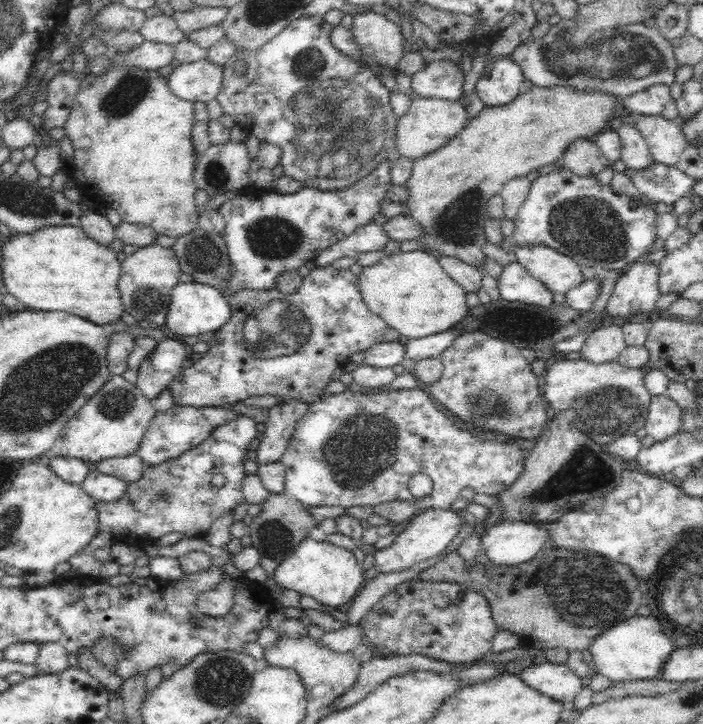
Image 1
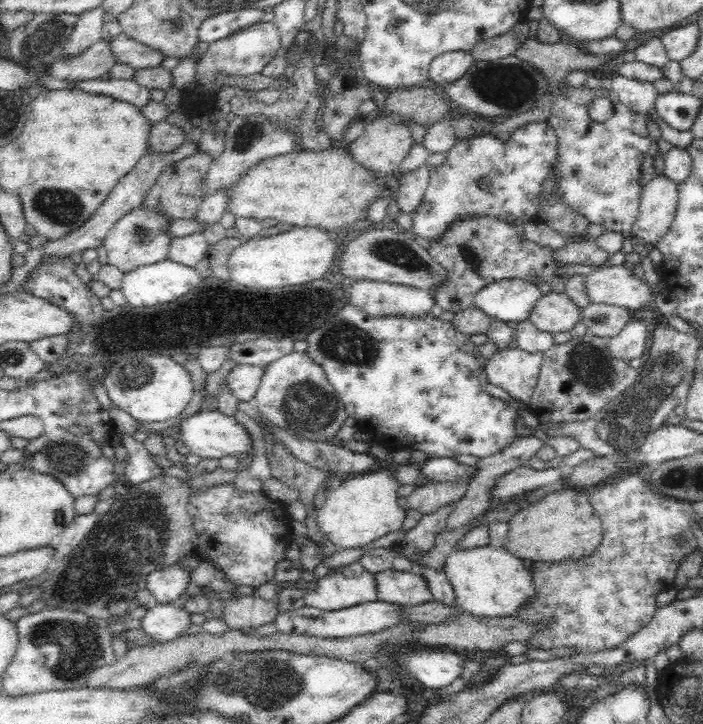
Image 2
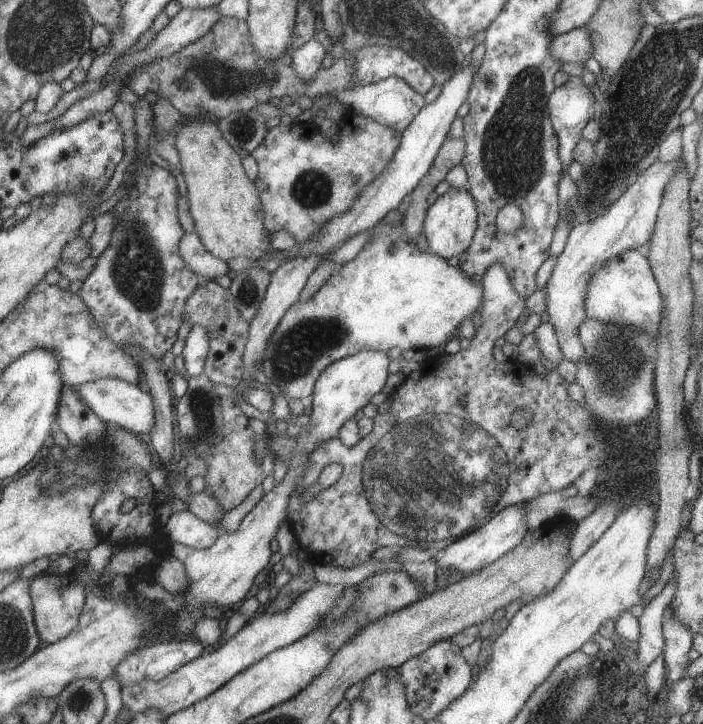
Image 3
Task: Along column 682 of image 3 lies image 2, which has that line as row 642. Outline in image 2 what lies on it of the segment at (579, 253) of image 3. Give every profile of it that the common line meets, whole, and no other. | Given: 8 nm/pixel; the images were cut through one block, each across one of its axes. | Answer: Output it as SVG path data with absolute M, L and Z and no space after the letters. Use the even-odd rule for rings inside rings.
M172 601L148 606L147 613L140 620L141 628L149 638L166 643L180 637L191 621L189 612L177 607Z

